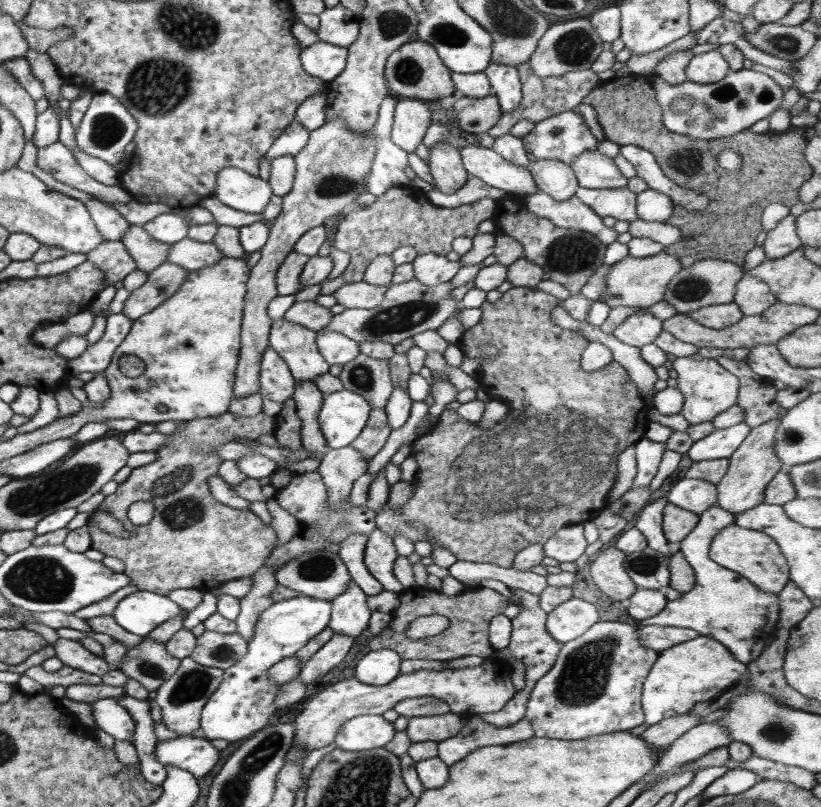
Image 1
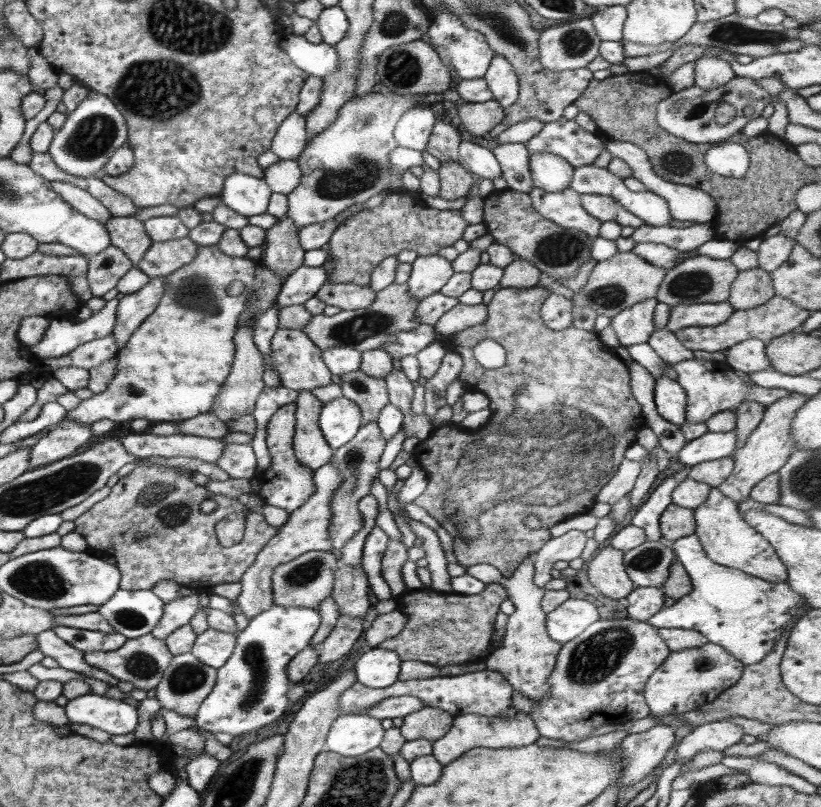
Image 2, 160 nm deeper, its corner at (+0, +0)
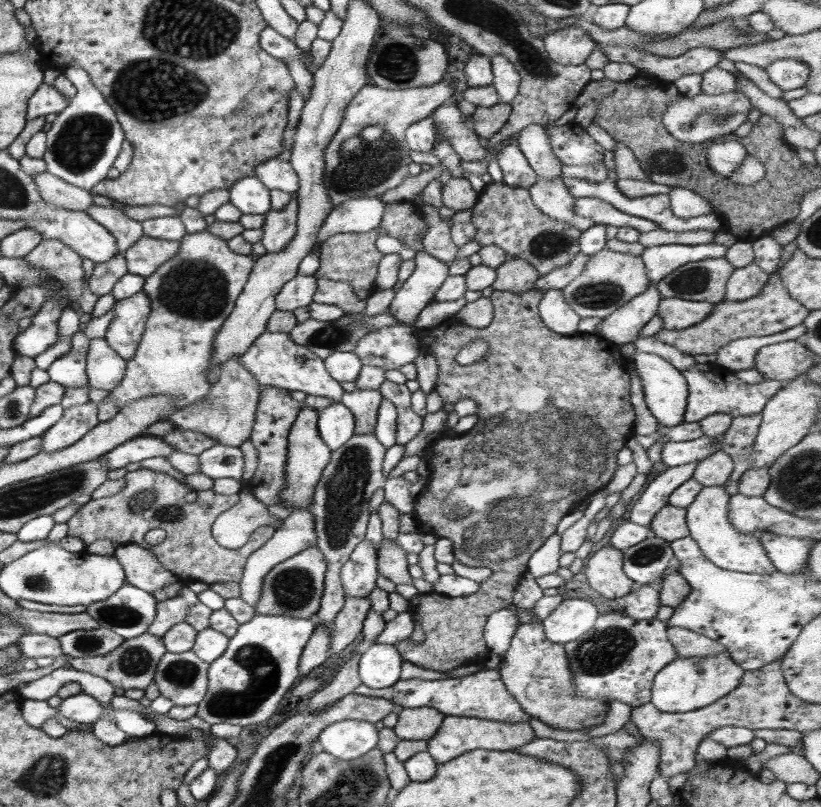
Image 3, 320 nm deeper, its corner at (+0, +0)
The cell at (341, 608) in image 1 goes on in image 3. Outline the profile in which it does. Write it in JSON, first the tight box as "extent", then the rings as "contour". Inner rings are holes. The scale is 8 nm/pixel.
{"extent":[340,539,377,598],"contour":[[[364,539],[351,552],[349,559],[340,571],[344,592],[350,598],[367,598],[373,588],[376,588],[377,550],[373,544]]]}

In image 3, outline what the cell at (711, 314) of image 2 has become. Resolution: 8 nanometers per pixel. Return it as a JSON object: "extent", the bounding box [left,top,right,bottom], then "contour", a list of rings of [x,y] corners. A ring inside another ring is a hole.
{"extent":[657,298,714,330],"contour":[[[661,298],[657,315],[662,319],[666,330],[682,330],[706,318],[712,312],[714,305],[706,301]]]}

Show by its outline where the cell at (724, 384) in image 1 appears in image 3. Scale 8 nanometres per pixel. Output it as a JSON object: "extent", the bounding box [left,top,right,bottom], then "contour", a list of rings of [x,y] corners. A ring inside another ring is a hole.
{"extent":[681,362,786,422],"contour":[[[716,362],[695,363],[694,366],[681,371],[687,380],[689,390],[684,422],[699,422],[709,414],[729,414],[736,417],[761,413],[768,400],[786,384],[784,381],[766,379],[758,384],[748,384],[736,378],[735,371],[729,371]]]}

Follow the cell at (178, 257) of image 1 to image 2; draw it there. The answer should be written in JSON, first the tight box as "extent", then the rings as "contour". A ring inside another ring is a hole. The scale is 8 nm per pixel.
{"extent":[138,238,198,278],"contour":[[[181,238],[175,241],[152,241],[144,258],[138,262],[138,268],[150,278],[166,277],[182,266],[192,263],[198,254],[198,244],[190,238]]]}

